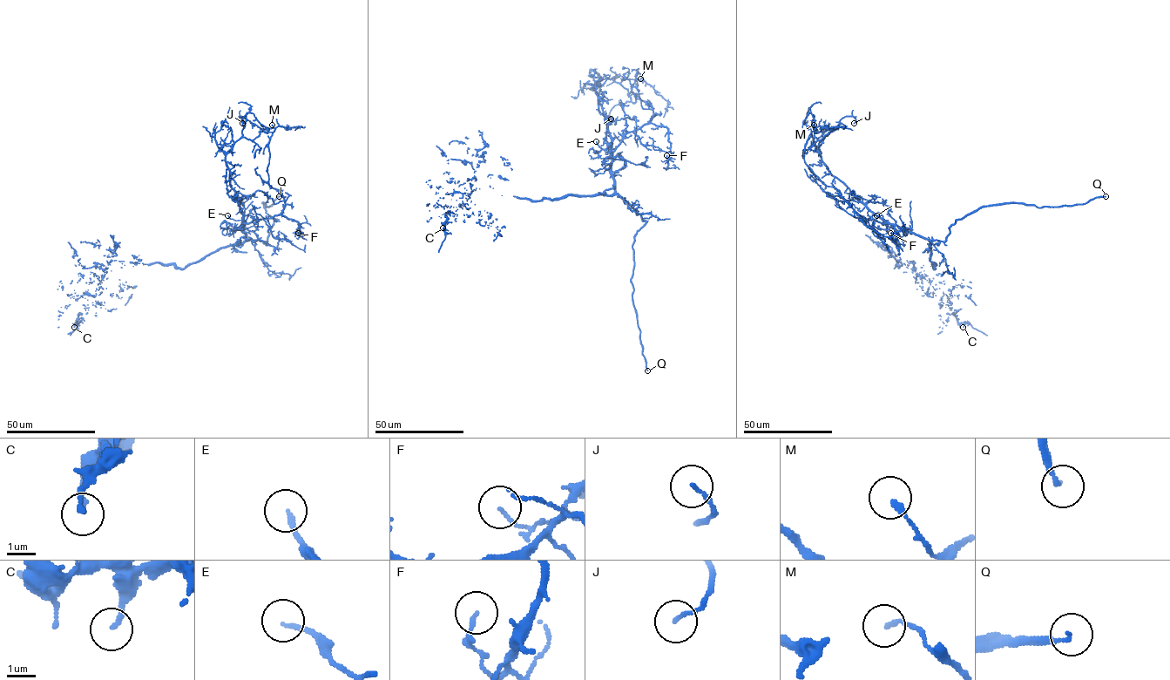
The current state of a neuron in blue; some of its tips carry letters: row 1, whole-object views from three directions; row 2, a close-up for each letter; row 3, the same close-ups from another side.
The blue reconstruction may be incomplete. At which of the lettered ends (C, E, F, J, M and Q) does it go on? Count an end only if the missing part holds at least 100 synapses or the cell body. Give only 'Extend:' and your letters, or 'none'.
Extend: Q

